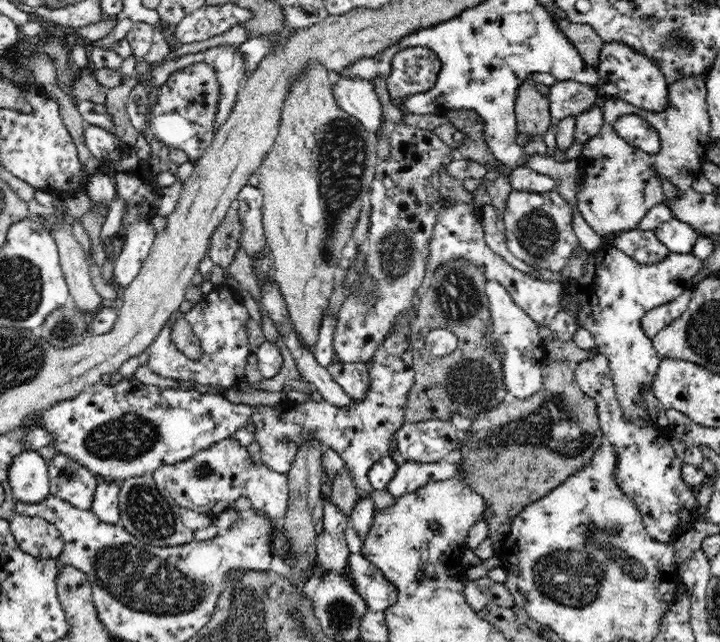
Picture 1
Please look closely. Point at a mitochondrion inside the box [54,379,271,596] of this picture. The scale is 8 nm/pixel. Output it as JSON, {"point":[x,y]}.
{"point":[132,435]}

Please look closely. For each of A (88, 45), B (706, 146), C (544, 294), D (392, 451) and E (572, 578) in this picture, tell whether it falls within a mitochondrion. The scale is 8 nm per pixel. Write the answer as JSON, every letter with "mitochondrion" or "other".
{"A":"other","B":"other","C":"other","D":"other","E":"mitochondrion"}

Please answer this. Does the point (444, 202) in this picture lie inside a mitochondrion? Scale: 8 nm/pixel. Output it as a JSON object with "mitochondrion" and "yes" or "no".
{"mitochondrion":"no"}

